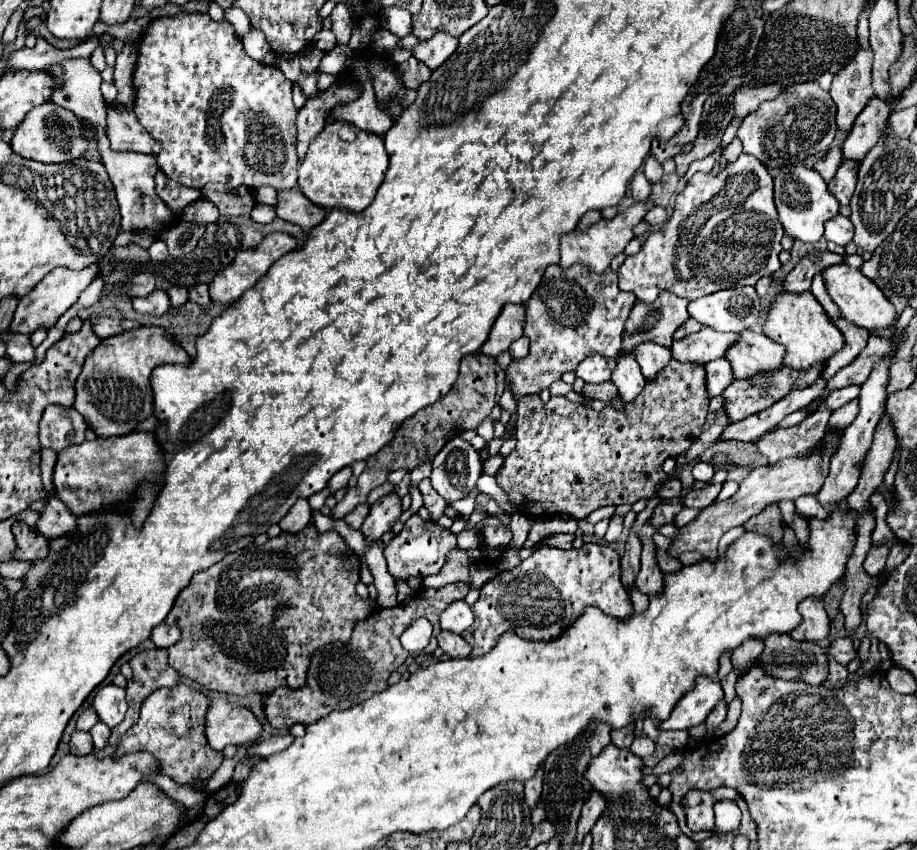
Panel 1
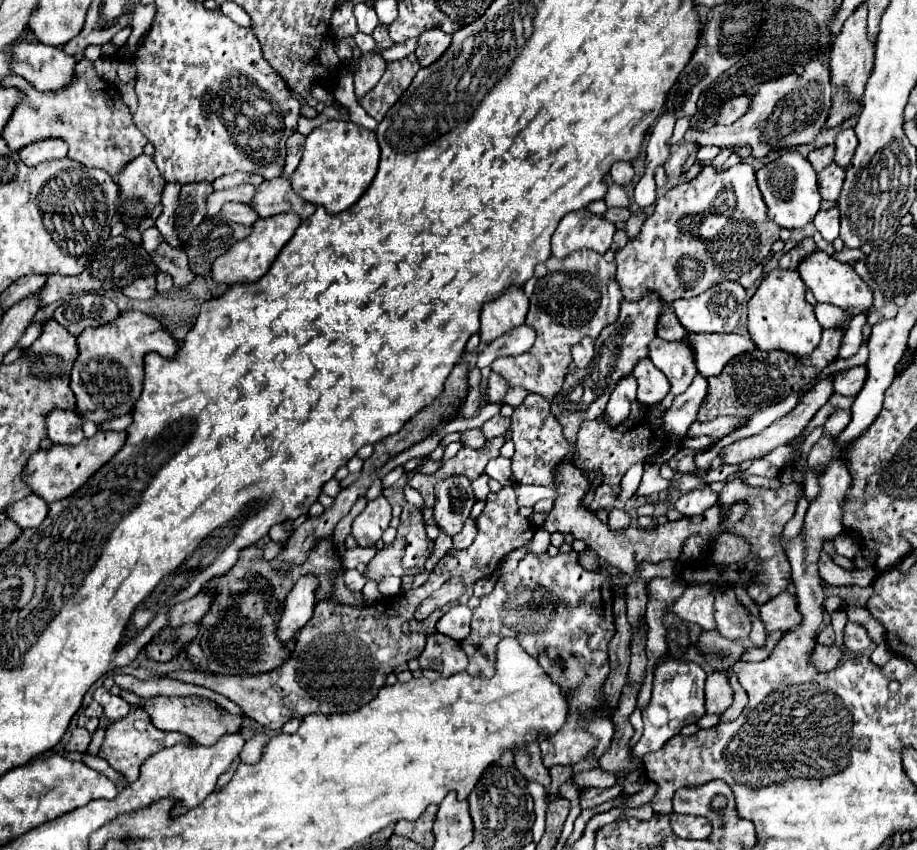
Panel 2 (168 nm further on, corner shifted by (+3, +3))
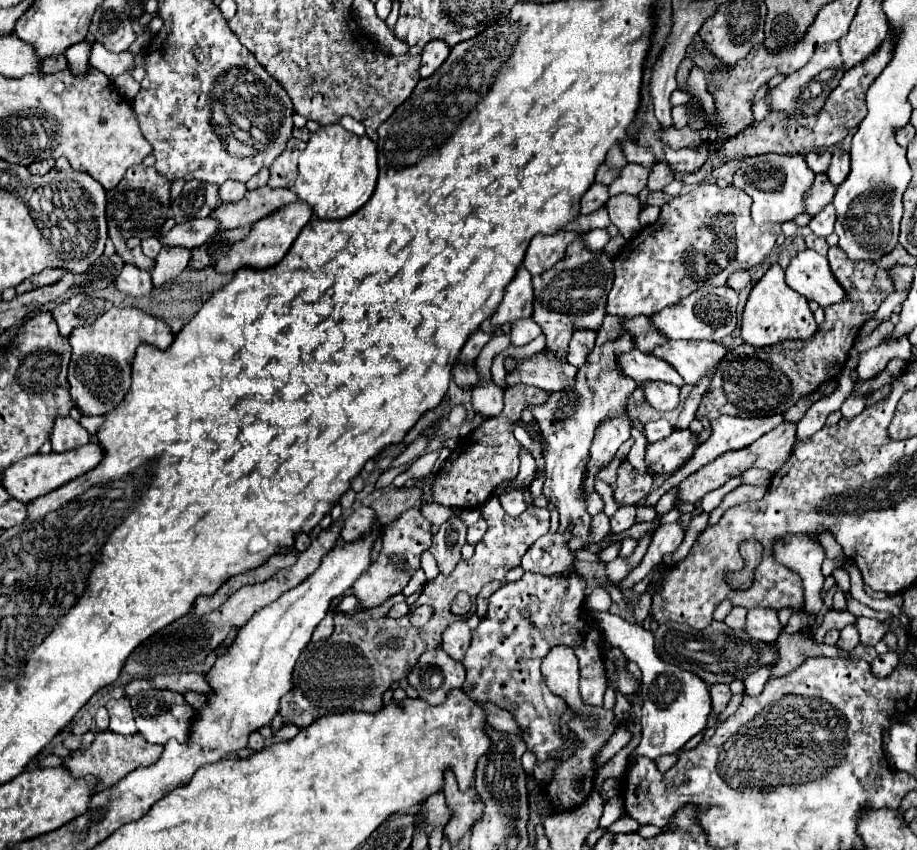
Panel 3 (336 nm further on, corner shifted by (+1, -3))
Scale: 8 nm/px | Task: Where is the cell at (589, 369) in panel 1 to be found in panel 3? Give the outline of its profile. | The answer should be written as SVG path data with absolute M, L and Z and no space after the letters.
M576 330L572 340L570 340L570 350L568 350L568 362L576 368L584 366L588 360L588 354L594 346L596 340L596 332L594 330Z

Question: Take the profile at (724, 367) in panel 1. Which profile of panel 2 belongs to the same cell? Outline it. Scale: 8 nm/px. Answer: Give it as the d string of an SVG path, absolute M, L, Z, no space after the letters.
M700 374L692 380L684 394L676 396L668 412L662 414L664 430L670 436L684 436L688 424L696 420L696 408L700 408L700 400L704 400L704 392L708 390L708 380L700 378Z

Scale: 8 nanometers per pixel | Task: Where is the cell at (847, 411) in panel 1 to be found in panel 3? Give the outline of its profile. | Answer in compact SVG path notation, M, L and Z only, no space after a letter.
M848 398L844 404L842 404L842 416L844 418L854 418L856 414L862 412L862 408L866 408L866 400L864 398Z

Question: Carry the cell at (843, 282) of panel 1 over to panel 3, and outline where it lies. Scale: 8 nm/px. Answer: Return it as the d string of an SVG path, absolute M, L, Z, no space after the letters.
M804 250L792 258L786 268L786 282L790 288L808 300L818 302L822 308L846 300L846 292L834 278L828 260L814 250Z

